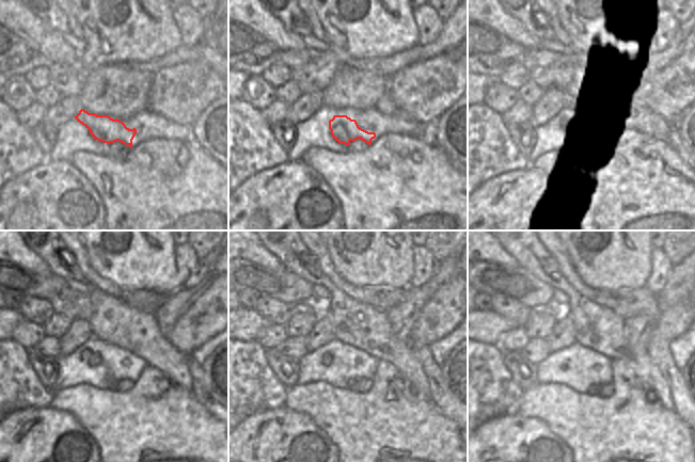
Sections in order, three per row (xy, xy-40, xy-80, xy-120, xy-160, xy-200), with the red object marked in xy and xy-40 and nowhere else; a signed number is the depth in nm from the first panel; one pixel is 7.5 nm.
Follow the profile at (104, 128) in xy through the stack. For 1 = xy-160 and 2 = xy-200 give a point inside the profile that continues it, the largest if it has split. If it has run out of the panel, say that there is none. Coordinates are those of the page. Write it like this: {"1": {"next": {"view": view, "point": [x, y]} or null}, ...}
{"1": {"next": {"view": "xy-160", "point": [351, 386]}}, "2": {"next": {"view": "xy-200", "point": [593, 391]}}}

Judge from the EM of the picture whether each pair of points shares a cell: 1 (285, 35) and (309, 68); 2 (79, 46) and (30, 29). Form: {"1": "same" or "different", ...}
{"1": "different", "2": "different"}

